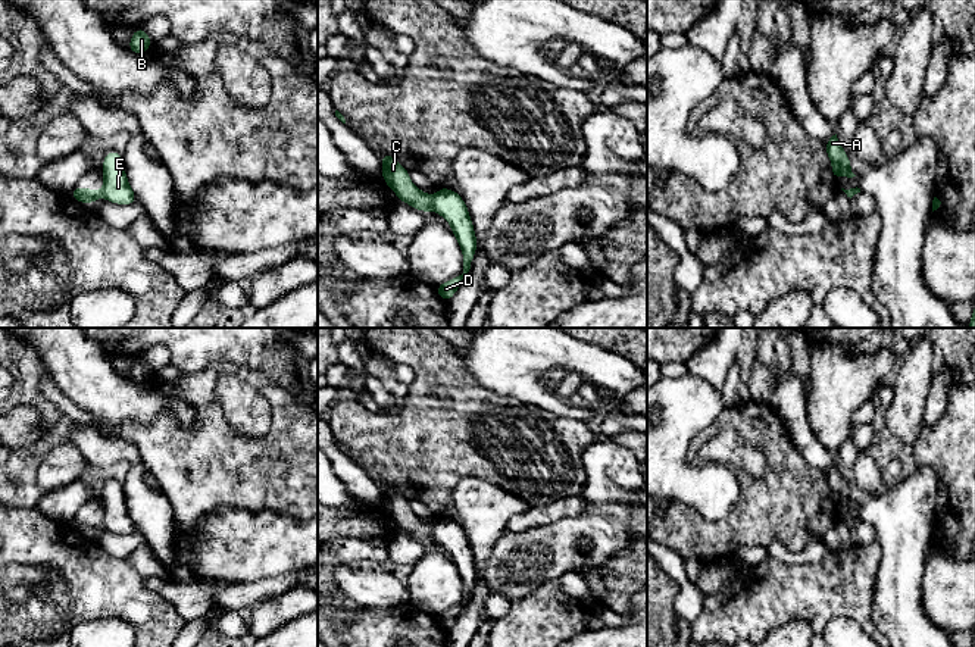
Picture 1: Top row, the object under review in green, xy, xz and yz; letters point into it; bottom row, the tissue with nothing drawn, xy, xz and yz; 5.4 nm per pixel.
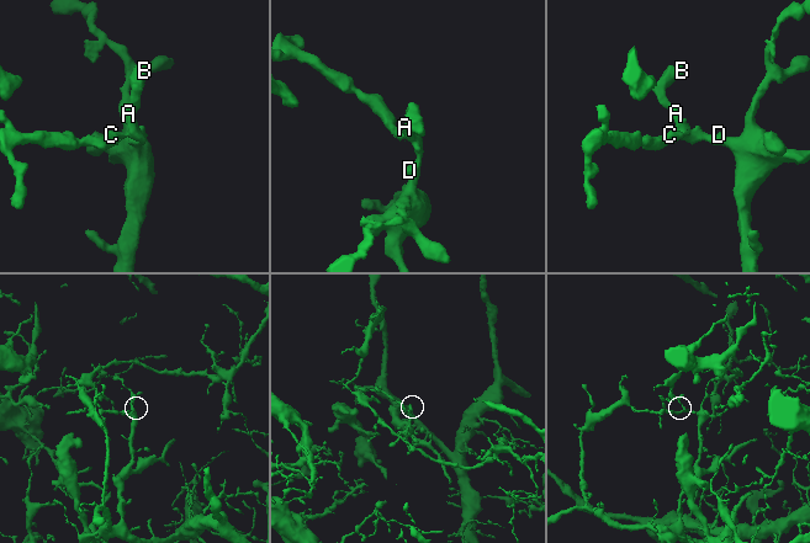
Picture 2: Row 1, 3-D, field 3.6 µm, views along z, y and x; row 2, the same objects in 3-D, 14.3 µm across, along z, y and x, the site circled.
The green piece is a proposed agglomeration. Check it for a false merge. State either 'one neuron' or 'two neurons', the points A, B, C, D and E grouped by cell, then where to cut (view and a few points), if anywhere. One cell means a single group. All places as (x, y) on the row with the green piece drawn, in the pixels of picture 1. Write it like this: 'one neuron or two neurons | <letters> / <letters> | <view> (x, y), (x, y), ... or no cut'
two neurons | A B D E / C | xz (431, 197), (433, 208)

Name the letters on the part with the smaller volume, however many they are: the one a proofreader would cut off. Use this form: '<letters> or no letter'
C

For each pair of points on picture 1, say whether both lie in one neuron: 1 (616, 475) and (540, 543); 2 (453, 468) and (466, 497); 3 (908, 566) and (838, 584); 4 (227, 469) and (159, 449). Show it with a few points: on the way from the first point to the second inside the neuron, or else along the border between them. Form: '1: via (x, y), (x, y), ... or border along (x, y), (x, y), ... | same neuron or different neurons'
1: via (609, 497), (562, 543) | same neuron
2: border along (493, 483), (480, 478), (463, 478), (453, 490) | different neurons
3: border along (877, 541), (880, 563), (871, 609) | different neurons
4: via (211, 466), (196, 466), (175, 455) | same neuron

